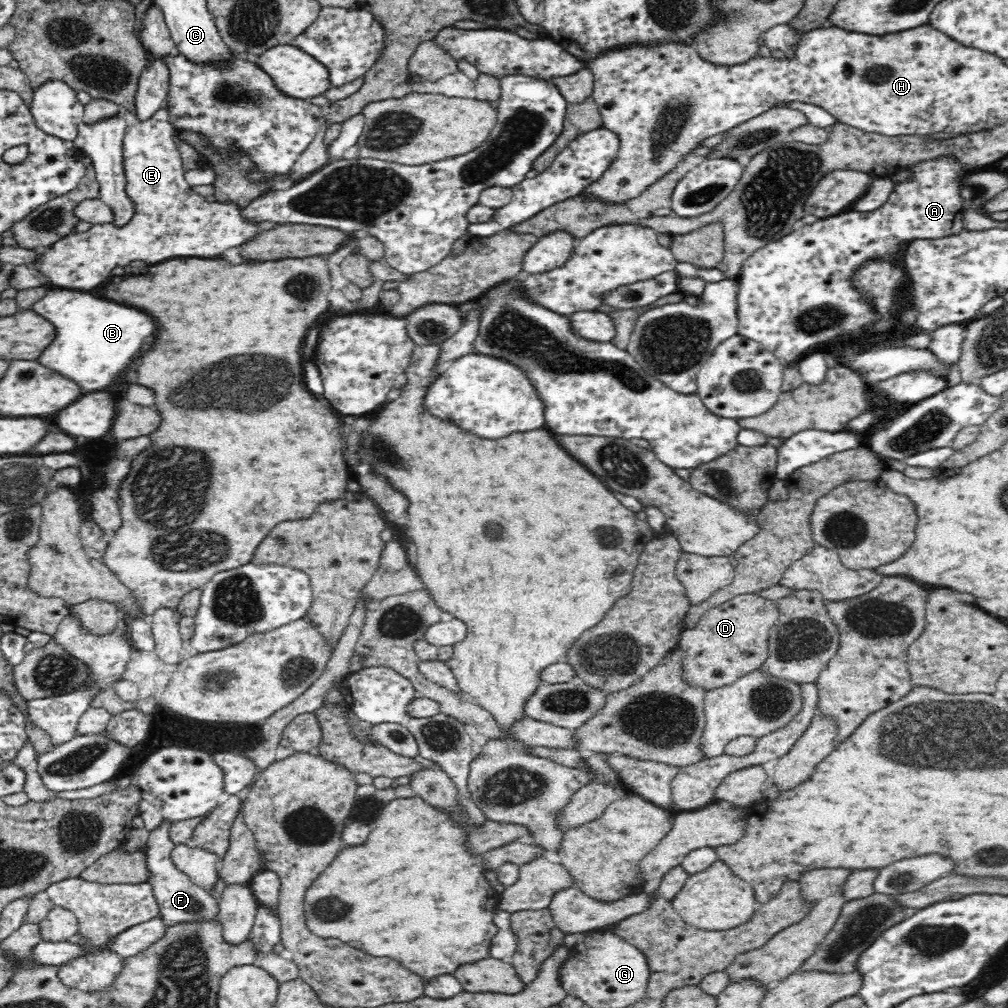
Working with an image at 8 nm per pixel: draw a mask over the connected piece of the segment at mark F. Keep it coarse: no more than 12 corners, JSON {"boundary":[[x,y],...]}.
{"boundary":[[164,819],[145,846],[170,925],[218,921],[219,899],[176,868]]}

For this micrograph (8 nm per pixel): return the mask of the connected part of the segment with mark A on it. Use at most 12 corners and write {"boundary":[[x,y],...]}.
{"boundary":[[910,169],[874,212],[758,248],[738,334],[784,367],[868,335],[850,285],[902,244],[964,230],[964,170]]}

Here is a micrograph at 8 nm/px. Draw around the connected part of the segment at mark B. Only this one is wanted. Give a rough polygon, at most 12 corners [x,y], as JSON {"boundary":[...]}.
{"boundary":[[50,287],[38,362],[102,390],[156,332],[148,314]]}

